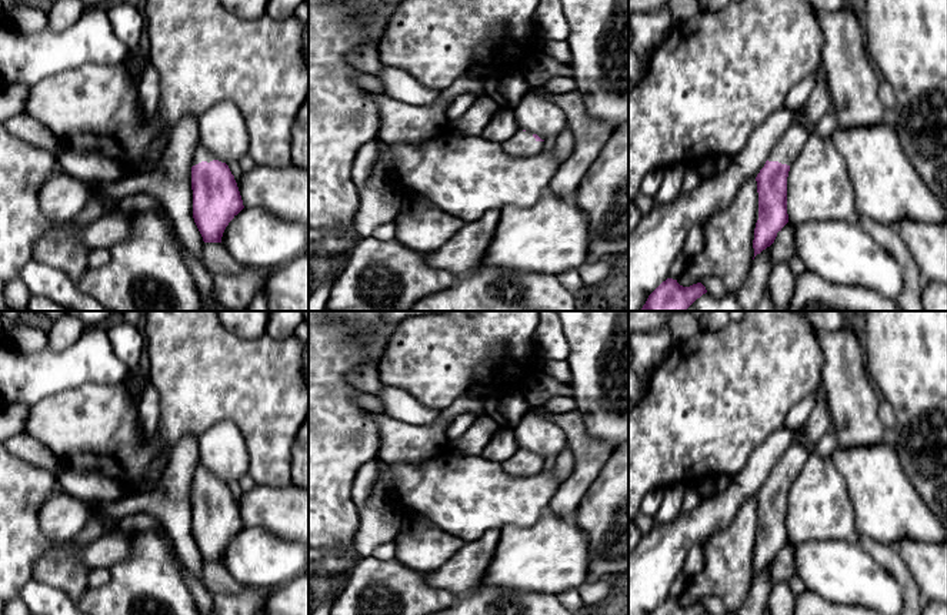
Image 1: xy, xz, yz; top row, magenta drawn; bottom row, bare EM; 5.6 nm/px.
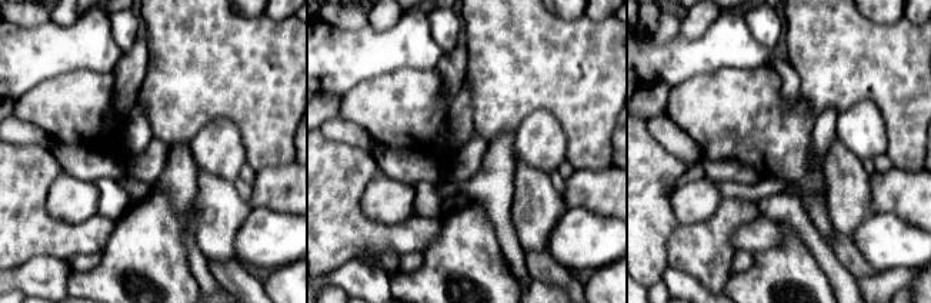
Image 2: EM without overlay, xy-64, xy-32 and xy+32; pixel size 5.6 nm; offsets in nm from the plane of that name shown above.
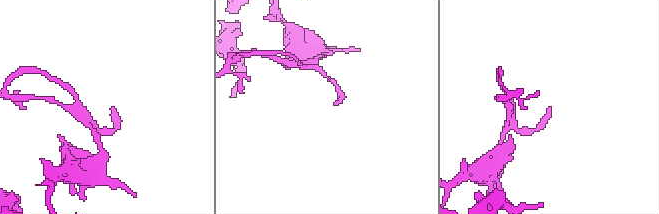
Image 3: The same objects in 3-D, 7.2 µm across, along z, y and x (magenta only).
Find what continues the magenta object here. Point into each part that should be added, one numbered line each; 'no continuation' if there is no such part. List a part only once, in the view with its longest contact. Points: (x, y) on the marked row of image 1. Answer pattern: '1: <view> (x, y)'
1: xy (200, 154)

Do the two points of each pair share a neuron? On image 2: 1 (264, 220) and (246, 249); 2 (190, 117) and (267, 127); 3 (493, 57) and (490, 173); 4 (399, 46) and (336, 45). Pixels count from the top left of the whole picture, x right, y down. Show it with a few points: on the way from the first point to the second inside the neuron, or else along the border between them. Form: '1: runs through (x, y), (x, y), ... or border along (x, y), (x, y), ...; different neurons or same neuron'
1: runs through (264, 227), (253, 242); same neuron
2: runs through (209, 107), (249, 109); same neuron
3: border along (513, 132), (504, 132), (487, 140); different neurons
4: runs through (383, 46), (351, 46); same neuron

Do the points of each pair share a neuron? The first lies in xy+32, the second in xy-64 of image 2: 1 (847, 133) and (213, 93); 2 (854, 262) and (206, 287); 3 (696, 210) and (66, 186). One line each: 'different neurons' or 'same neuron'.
1: different neurons
2: different neurons
3: same neuron

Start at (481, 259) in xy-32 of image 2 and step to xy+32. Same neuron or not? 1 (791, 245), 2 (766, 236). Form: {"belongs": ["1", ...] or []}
{"belongs": ["1"]}

